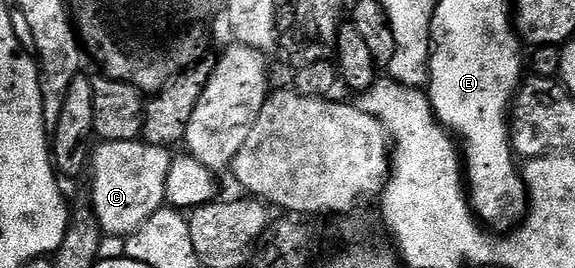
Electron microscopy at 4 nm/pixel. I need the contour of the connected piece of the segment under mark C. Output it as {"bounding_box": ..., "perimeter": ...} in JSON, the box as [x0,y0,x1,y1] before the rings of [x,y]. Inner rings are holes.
{"bounding_box":[90,141,173,236],"perimeter":[[[143,141],[101,142],[99,146],[90,155],[90,210],[100,222],[101,232],[105,236],[133,235],[152,214],[165,206],[173,152],[170,153],[168,147],[150,145]]]}

